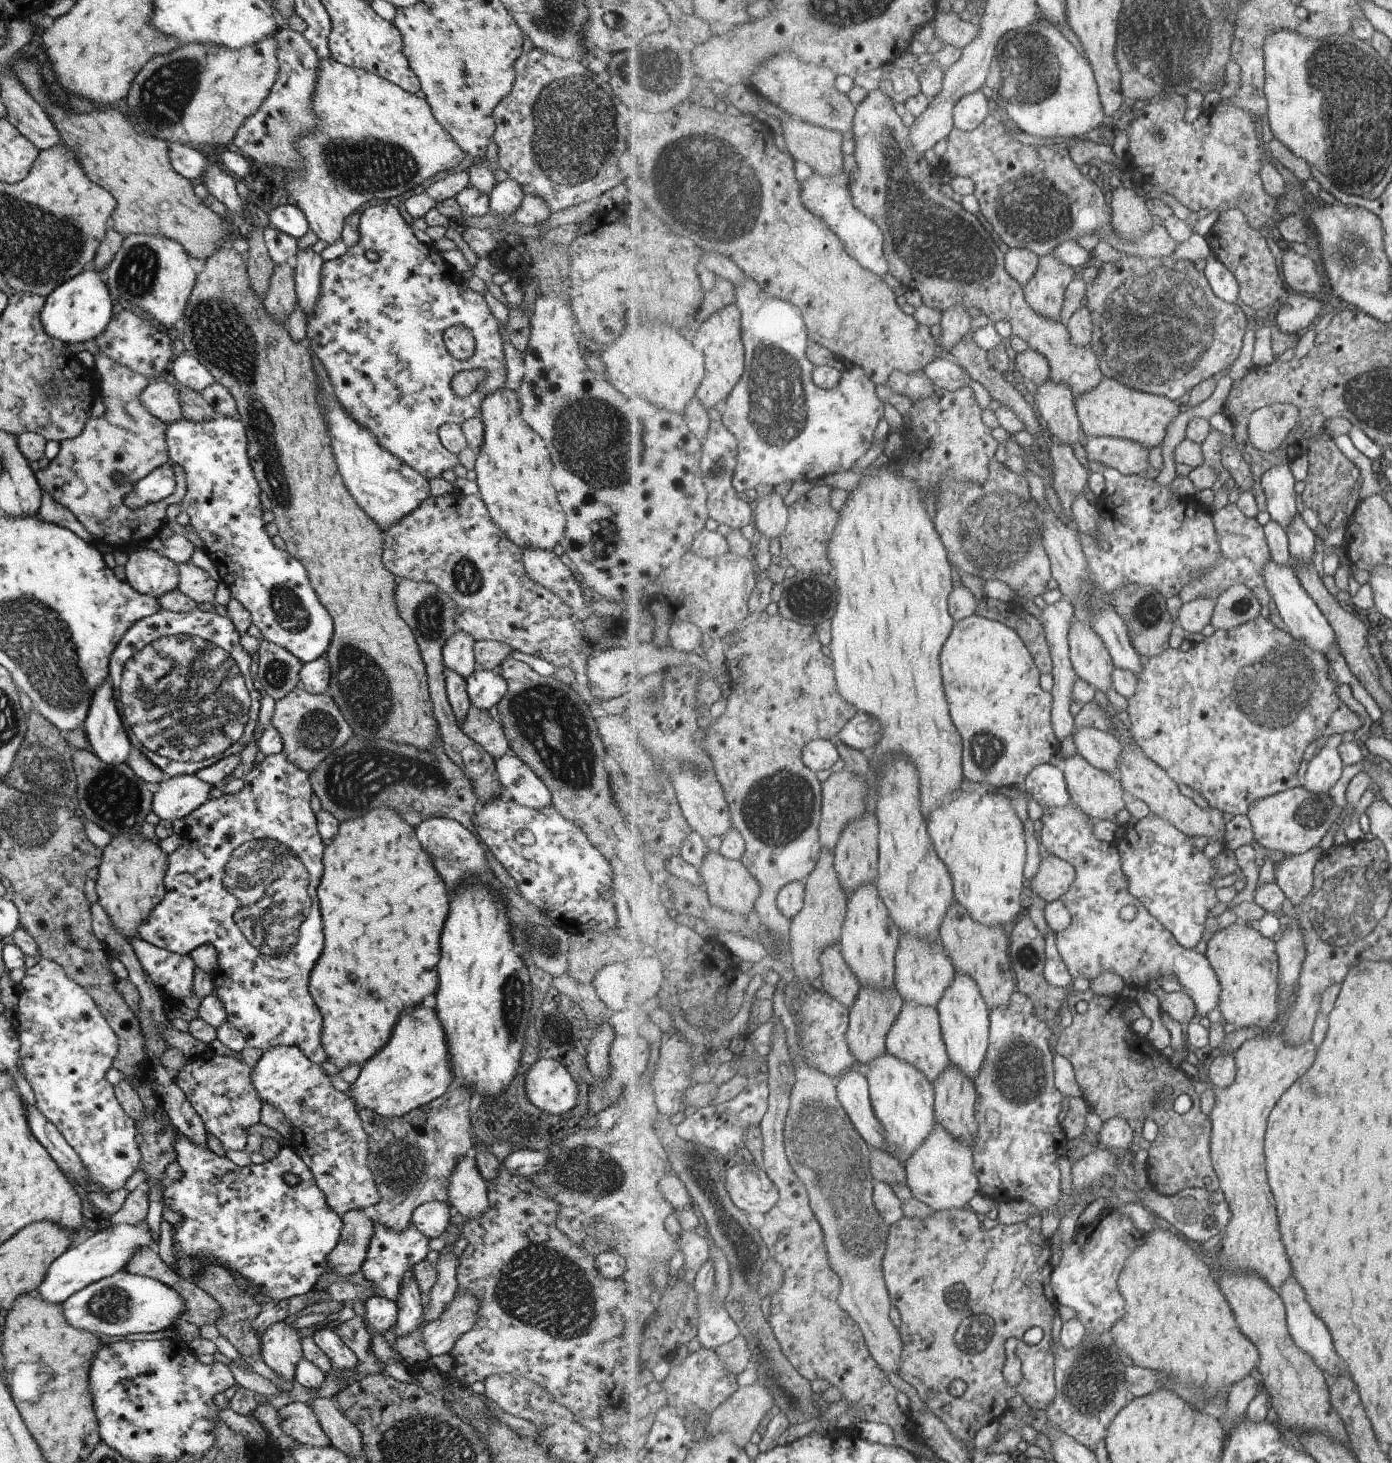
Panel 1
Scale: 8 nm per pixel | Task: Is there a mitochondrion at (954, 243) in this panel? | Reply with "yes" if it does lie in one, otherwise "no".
yes

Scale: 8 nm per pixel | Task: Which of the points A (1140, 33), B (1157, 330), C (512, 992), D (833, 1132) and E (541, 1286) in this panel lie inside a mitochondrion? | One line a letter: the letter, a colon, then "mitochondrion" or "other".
A: mitochondrion
B: mitochondrion
C: mitochondrion
D: mitochondrion
E: mitochondrion

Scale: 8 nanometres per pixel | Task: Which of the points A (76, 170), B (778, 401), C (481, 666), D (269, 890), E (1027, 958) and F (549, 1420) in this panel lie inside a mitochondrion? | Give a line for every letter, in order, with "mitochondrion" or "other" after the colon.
A: other
B: mitochondrion
C: other
D: mitochondrion
E: mitochondrion
F: mitochondrion

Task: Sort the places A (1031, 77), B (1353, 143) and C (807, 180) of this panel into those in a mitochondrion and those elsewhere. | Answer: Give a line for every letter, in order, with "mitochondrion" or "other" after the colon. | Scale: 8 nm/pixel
A: mitochondrion
B: mitochondrion
C: other

